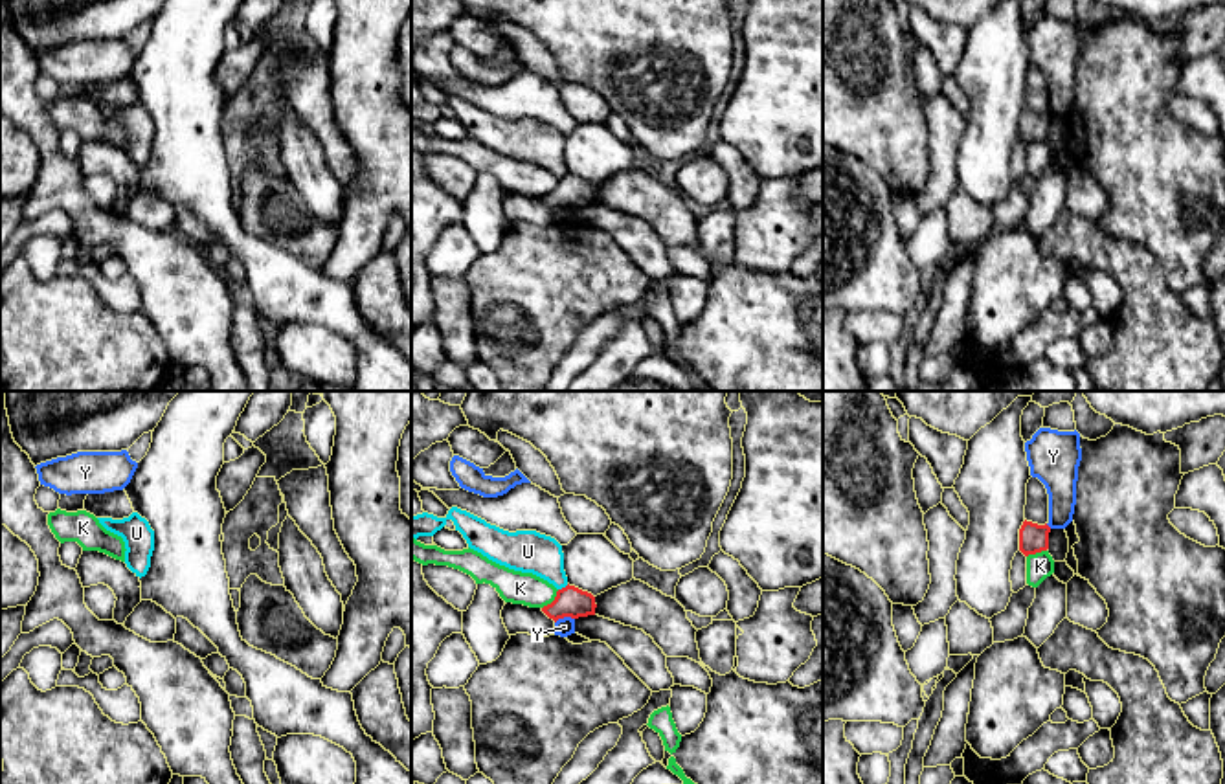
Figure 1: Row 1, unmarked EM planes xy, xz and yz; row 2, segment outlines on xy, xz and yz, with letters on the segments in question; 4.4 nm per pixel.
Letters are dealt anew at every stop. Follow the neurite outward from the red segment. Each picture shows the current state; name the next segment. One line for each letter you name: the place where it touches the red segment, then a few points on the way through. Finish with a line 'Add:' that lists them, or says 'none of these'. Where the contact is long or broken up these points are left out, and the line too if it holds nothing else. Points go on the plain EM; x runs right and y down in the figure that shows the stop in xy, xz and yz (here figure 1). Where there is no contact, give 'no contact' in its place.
Add: none of these

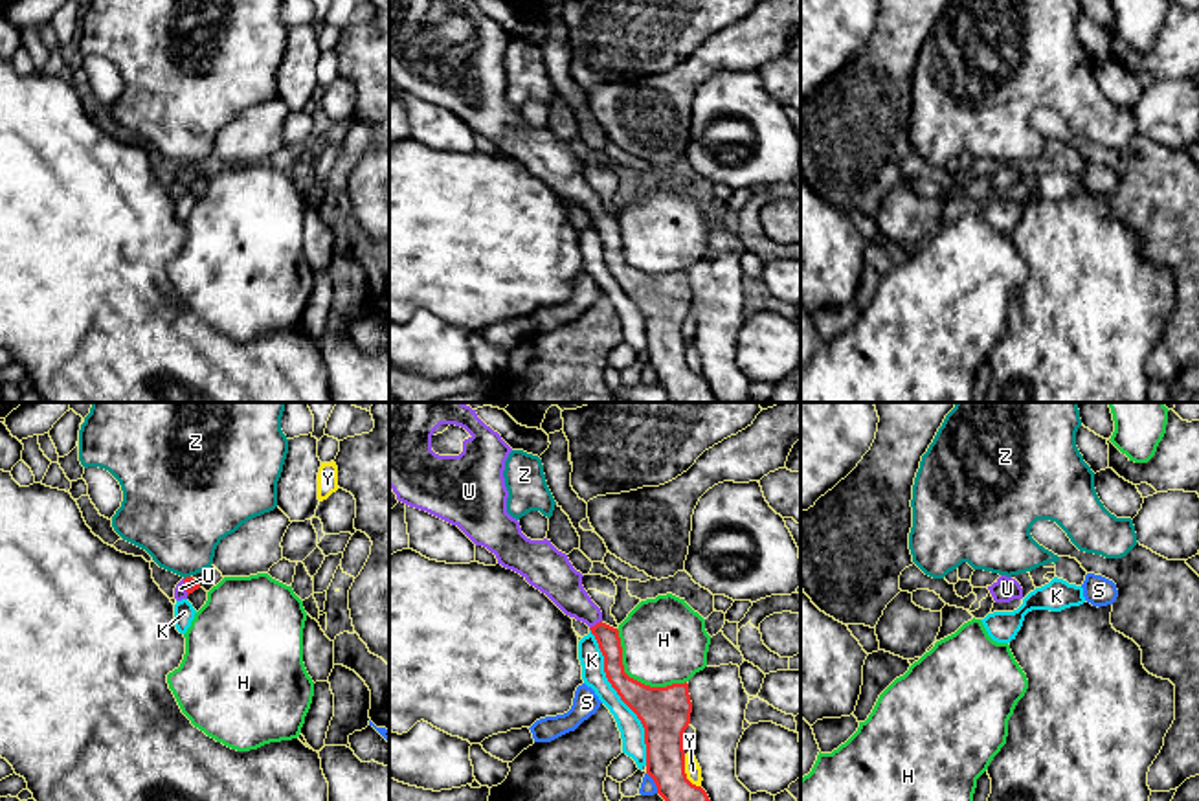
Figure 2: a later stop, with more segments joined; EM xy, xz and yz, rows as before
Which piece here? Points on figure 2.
U: xz (597, 212) | across xz (606, 225), (597, 212), (559, 169)
Add: U

